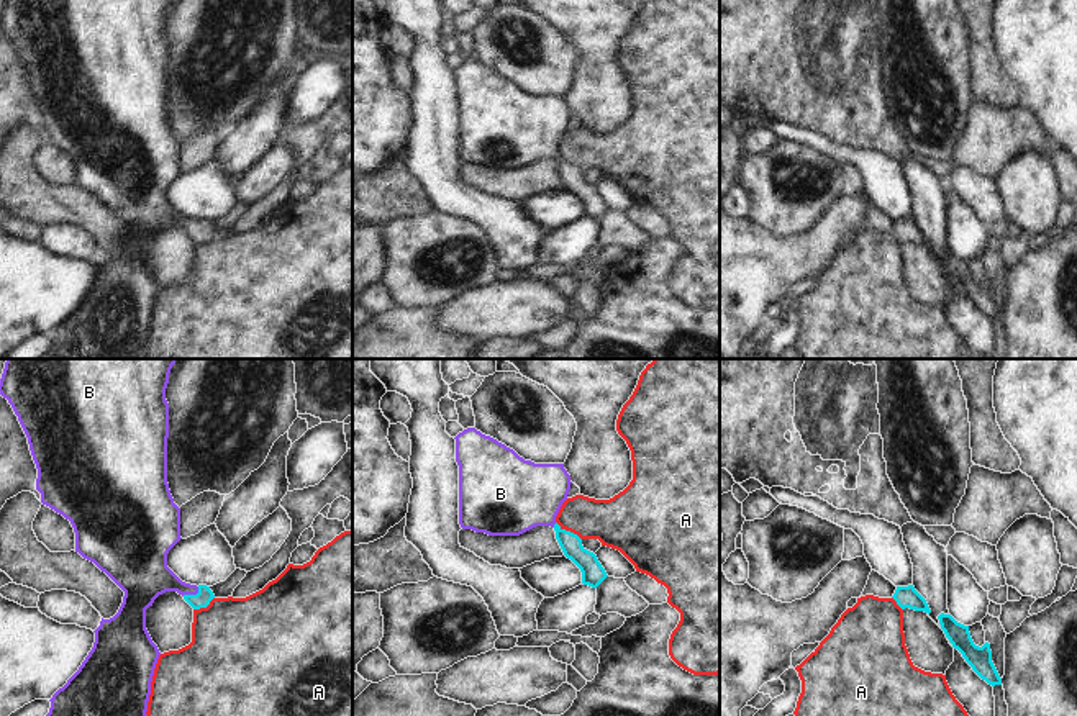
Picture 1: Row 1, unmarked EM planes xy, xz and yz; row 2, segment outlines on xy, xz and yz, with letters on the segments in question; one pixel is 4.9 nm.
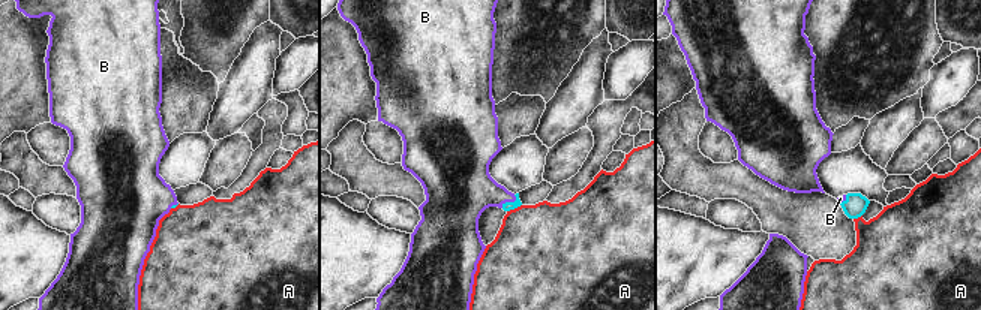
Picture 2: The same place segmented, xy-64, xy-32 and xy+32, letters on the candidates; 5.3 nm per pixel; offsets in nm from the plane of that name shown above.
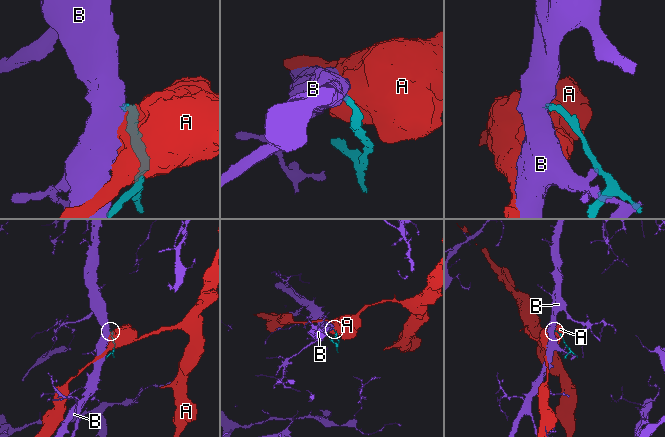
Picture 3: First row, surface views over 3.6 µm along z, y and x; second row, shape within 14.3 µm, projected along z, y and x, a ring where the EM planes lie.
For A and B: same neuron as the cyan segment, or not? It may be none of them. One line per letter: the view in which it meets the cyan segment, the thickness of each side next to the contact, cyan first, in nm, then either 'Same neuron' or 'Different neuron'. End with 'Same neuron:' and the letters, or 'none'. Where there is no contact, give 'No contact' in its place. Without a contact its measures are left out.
A: Touches cyan in xz. Thickness 110 nm (cyan) against 260 nm. Different neuron
B: Touches cyan in xy. Thickness 80 nm (cyan) against 220 nm. Same neuron
Same neuron: B

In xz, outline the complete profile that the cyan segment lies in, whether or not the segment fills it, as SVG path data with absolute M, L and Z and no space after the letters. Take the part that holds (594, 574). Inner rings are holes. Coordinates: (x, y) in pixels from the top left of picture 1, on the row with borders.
M475 428L454 439L462 529L520 536L536 526L551 526L564 555L580 569L584 585L597 588L608 577L582 539L556 523L572 483L564 464L525 460Z

